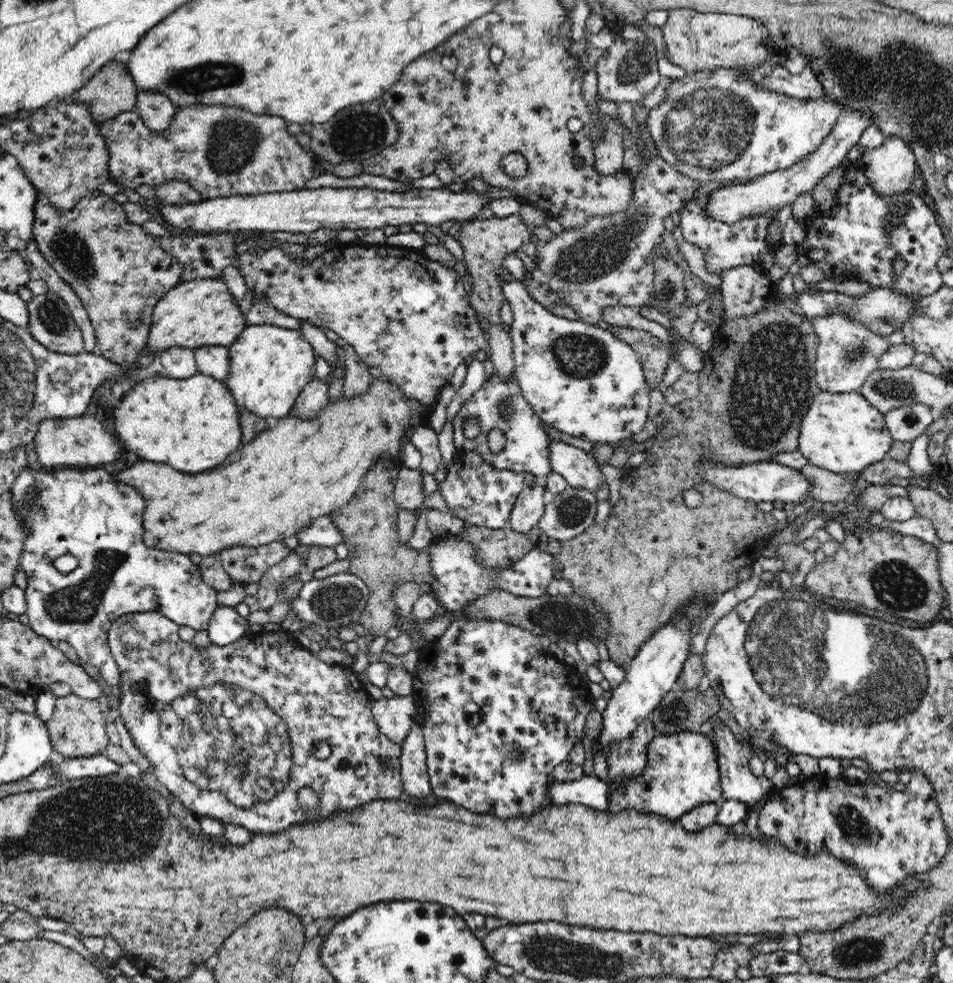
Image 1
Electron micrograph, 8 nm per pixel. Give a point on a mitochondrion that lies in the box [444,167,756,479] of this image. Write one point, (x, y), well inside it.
(597, 254)

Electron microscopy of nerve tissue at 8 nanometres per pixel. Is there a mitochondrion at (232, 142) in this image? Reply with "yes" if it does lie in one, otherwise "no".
yes

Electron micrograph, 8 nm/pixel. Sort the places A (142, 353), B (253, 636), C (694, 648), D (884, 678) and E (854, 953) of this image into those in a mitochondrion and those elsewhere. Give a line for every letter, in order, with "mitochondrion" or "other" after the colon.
A: other
B: other
C: other
D: mitochondrion
E: mitochondrion

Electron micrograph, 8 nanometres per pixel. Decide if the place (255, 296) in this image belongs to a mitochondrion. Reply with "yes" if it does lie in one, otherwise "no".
no

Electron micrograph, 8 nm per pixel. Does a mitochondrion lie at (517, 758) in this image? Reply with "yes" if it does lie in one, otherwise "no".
yes

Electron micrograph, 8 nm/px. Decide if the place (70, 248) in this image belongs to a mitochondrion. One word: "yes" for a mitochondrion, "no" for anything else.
yes

